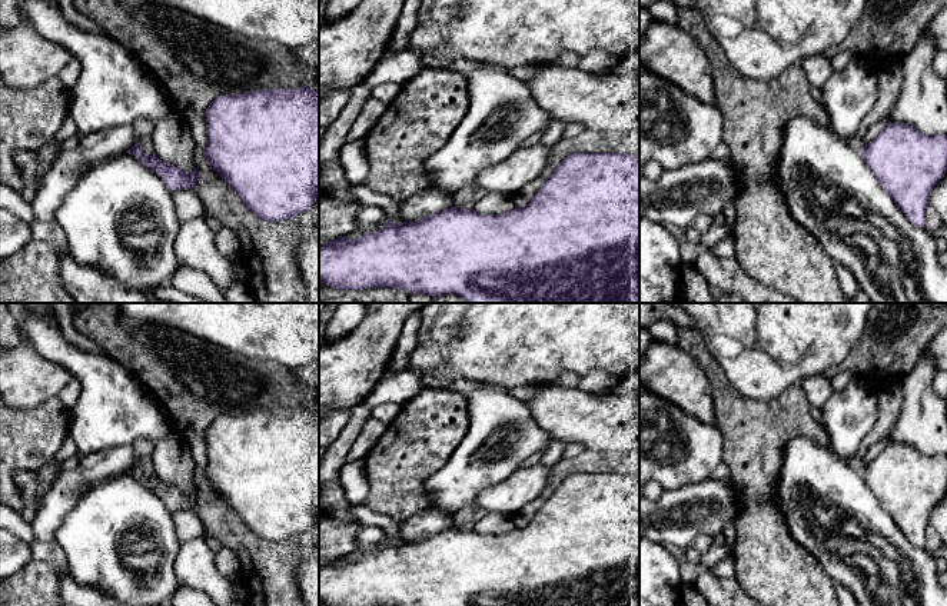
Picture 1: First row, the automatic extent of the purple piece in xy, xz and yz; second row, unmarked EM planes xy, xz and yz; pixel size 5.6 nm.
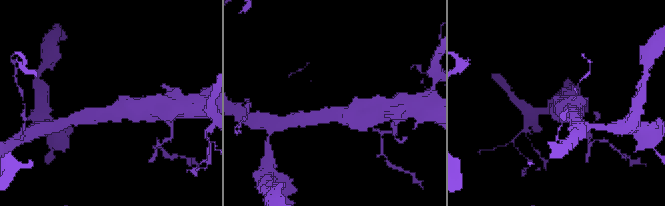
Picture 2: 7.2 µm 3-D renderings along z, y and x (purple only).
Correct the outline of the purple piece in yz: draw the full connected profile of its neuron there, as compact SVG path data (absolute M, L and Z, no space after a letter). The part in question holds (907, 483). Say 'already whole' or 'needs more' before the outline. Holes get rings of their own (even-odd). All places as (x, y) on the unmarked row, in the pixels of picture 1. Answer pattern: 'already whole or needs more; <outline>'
already whole; M888 443L861 473L908 542L926 547L930 515L947 493L947 454L927 456L911 444Z

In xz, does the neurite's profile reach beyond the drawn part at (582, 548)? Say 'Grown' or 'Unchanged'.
Unchanged

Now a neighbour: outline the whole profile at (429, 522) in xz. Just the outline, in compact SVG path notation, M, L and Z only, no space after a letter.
M428 509L402 522L398 522L398 533L405 542L415 542L455 526L455 519L438 510Z

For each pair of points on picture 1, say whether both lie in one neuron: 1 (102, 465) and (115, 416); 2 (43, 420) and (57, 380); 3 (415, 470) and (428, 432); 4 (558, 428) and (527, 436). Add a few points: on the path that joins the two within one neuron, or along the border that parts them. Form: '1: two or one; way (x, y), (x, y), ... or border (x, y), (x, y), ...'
1: two; border (132, 446), (105, 448), (90, 452), (83, 458)
2: two; border (56, 396), (32, 408), (17, 408)
3: one; way (415, 460), (415, 445), (418, 442)
4: two; border (527, 403), (535, 422), (551, 439)

